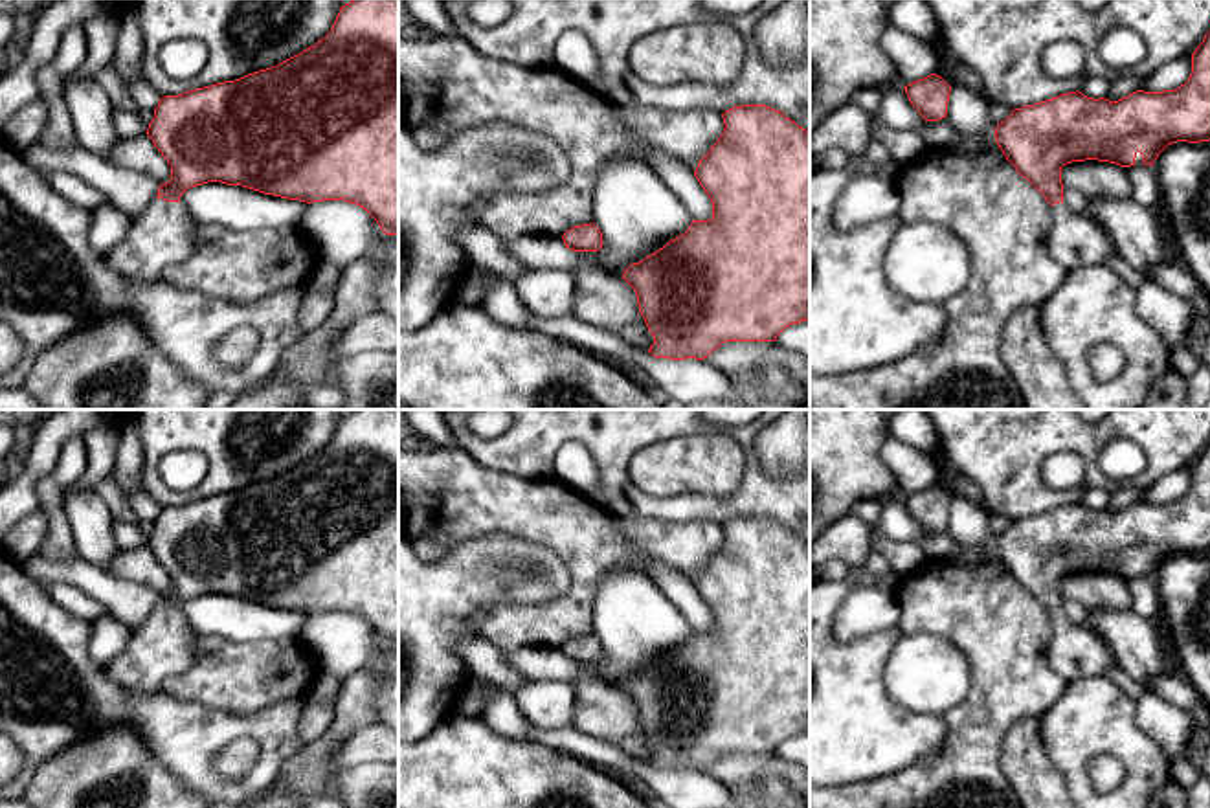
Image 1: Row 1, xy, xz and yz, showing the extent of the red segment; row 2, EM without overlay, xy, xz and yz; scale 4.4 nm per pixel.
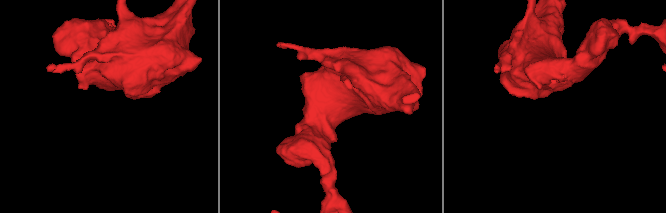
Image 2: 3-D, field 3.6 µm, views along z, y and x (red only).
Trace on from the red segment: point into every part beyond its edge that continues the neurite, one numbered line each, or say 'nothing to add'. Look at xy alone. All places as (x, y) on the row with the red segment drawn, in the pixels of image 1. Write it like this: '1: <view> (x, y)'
1: xy (160, 235)

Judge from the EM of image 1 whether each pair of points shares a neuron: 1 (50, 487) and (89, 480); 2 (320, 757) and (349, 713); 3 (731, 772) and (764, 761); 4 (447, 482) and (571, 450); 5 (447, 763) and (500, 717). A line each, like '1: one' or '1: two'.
1: two
2: one
3: one
4: two
5: two

